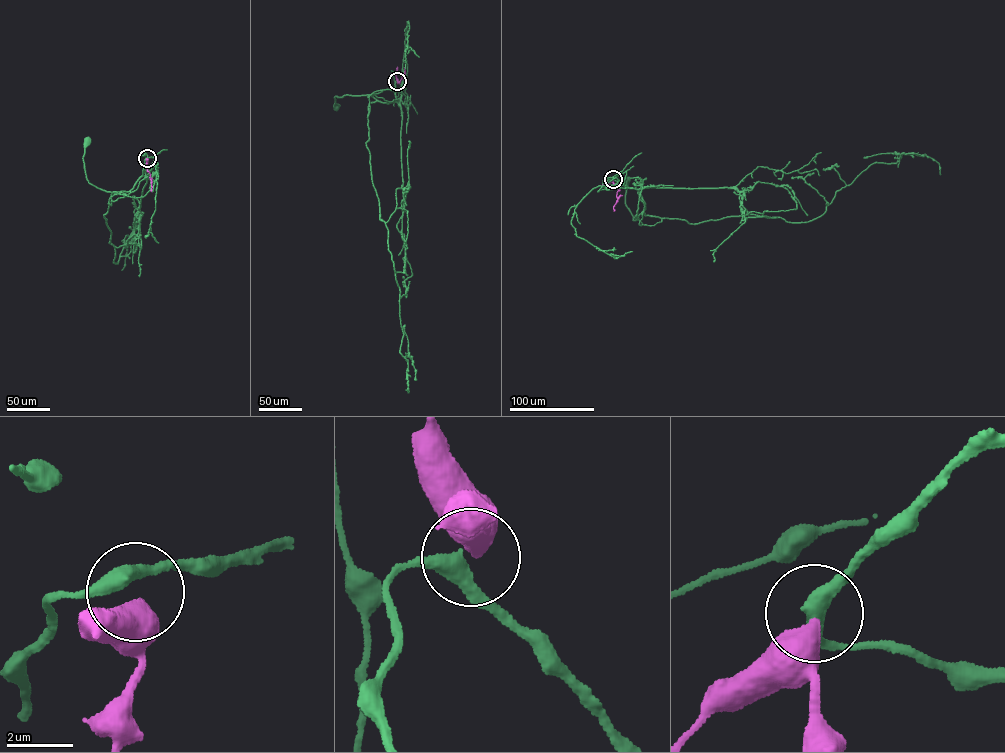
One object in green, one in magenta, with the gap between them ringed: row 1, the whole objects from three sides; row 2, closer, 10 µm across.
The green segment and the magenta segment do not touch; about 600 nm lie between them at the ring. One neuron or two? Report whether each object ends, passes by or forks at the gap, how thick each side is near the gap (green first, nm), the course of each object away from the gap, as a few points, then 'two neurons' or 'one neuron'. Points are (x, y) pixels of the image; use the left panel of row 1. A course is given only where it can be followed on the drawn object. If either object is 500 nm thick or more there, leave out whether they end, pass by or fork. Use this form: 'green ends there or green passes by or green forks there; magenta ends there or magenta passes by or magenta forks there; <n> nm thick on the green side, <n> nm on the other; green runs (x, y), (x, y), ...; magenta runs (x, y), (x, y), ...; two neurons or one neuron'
440 nm thick on the green side, 550 nm on the other; green runs (147, 158), (142, 175), (130, 190), (106, 192), (91, 185), (87, 177), (83, 156), (87, 140); magenta runs (148, 158), (150, 191); two neurons

